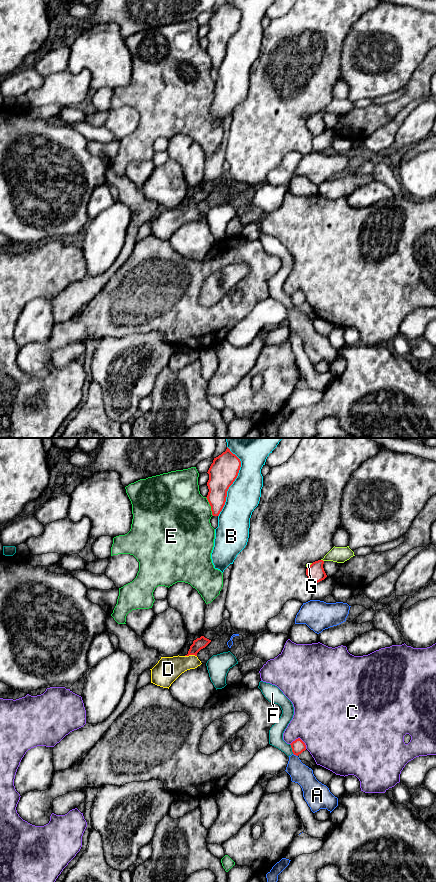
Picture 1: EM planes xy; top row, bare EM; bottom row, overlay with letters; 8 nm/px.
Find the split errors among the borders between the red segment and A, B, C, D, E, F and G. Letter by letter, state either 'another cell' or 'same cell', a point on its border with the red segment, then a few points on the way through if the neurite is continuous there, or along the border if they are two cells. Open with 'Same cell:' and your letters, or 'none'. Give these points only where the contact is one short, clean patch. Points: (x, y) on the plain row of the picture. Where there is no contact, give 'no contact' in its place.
Same cell: D
A: another cell; contact xy (295, 306)
B: another cell; contact xy (233, 33)
C: another cell; contact xy (300, 291)
D: same cell; contact xy (190, 206); way xy (200, 195), (190, 206), (180, 216), (168, 221)
E: another cell; contact xy (210, 57)
F: another cell; contact xy (292, 301)
G: another cell; contact xy (322, 112)

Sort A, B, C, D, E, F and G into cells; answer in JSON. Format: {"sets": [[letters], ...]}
{"sets": [["A"], ["B"], ["C"], ["D"], ["E"], ["F"], ["G"]]}

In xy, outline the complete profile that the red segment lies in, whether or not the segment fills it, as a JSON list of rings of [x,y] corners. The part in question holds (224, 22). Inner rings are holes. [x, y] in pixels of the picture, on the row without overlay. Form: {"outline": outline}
{"outline": [[[229,0],[214,10],[208,26],[209,41],[207,52],[211,58],[213,68],[219,68],[227,49],[227,43],[238,28],[241,19],[240,11]]]}

